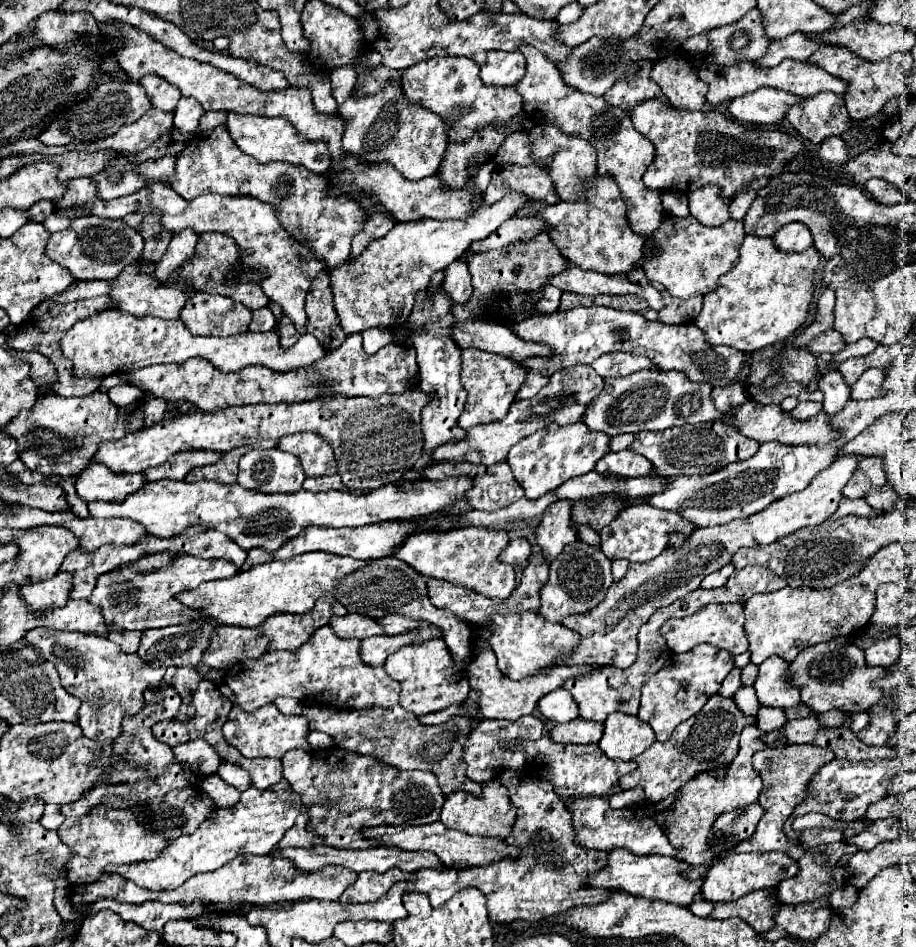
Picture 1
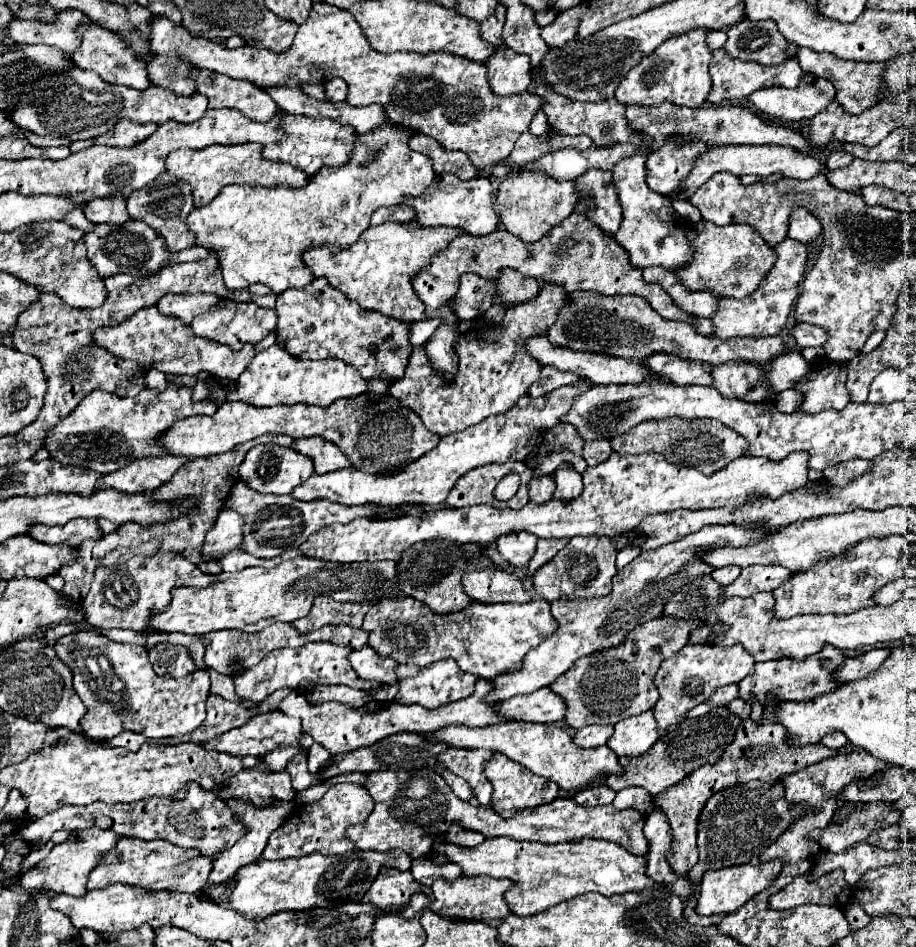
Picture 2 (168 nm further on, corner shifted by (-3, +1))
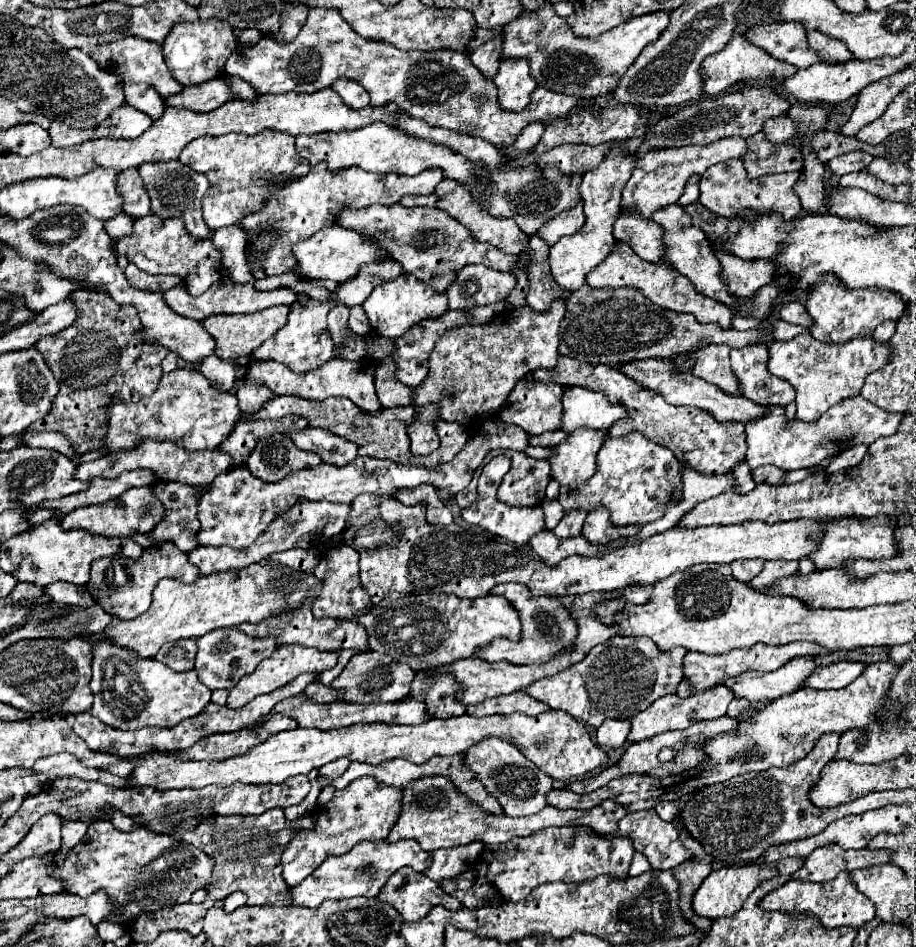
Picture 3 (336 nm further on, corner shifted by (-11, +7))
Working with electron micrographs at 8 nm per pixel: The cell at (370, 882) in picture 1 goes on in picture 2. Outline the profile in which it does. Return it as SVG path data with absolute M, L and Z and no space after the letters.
M383 868L383 872L379 872L373 886L369 888L367 896L363 896L363 902L375 904L381 912L389 914L389 912L399 912L401 908L405 908L411 896L417 892L431 894L431 888L419 884L411 872Z

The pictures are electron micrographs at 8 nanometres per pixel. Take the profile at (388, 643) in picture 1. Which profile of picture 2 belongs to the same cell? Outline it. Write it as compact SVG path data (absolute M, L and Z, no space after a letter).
M365 646L365 648L355 650L355 652L349 654L349 664L361 680L373 680L373 682L389 686L387 690L383 690L383 688L379 688L377 692L369 690L369 694L375 700L385 702L385 700L395 698L395 694L397 694L397 686L395 686L397 676L395 676L395 662L393 660L387 660L385 656L375 656L375 650Z

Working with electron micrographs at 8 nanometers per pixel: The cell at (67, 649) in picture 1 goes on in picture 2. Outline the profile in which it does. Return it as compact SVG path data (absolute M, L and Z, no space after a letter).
M99 632L63 636L55 652L71 668L73 688L87 706L81 726L91 740L109 740L121 732L141 732L155 740L185 736L205 720L205 700L209 696L207 670L195 670L181 680L161 678L153 672L143 646L117 644L99 636Z

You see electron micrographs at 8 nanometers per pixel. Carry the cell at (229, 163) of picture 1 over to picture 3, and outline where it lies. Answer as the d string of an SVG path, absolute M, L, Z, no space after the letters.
M265 130L255 136L229 133L227 136L199 138L183 148L179 160L195 172L205 174L211 182L211 190L203 198L203 218L211 230L231 226L245 214L260 210L269 194L267 186L271 178L281 182L285 178L305 176L311 170L311 164L297 154L295 138L275 130Z

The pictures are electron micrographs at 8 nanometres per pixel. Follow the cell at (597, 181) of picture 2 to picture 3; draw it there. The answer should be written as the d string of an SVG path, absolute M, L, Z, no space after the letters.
M627 210L627 214L619 214L615 220L615 232L613 236L617 240L627 242L639 258L645 258L649 262L663 262L663 242L661 242L661 226L653 220L639 218L639 214Z

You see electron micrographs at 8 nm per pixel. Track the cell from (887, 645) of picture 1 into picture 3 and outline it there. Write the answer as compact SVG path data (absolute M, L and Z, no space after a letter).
M849 660L835 662L835 664L829 664L825 668L819 668L815 674L811 674L807 678L805 686L817 688L817 690L837 690L837 688L845 688L865 668L867 668L865 662L849 662Z

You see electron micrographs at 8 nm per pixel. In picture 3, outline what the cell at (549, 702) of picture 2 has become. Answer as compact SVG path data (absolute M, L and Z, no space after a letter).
M515 692L499 698L491 698L487 702L475 704L467 708L467 714L471 716L491 716L491 714L513 714L523 712L527 716L537 716L551 710L545 702L539 702L537 698L531 698L527 692Z

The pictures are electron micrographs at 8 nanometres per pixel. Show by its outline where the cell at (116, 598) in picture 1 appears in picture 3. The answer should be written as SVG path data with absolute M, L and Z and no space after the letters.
M157 542L151 548L143 550L139 558L125 558L125 556L109 556L109 558L99 558L91 564L91 580L87 582L87 590L95 598L107 614L129 620L137 618L151 606L151 594L161 578L179 578L185 584L191 584L199 578L199 570L187 562L187 554L181 552L175 544L171 542Z

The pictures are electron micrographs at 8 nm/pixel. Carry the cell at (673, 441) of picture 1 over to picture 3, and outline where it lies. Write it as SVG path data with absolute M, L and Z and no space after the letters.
M559 356L557 366L553 370L535 370L531 372L531 376L535 378L535 382L557 382L561 386L585 386L589 390L605 392L611 402L623 404L627 408L627 418L611 426L609 430L611 438L619 438L629 432L641 432L649 440L667 446L679 462L691 466L693 470L705 476L725 474L745 458L747 442L745 442L745 426L741 422L717 422L707 410L671 406L663 400L659 392L639 386L635 380L631 380L619 370L613 370L611 366L591 366L575 358Z

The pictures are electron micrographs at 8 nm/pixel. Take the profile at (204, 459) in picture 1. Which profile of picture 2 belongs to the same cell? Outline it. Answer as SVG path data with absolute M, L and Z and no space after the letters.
M151 456L131 462L127 468L101 476L97 490L117 490L123 494L141 494L153 492L159 484L165 484L183 464L185 456Z

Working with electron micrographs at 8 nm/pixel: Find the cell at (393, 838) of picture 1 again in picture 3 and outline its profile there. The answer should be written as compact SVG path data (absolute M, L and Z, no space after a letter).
M547 828L529 838L513 838L507 844L493 846L491 862L487 864L487 882L495 884L501 896L509 902L521 902L539 884L567 882L581 884L591 882L597 876L629 878L629 864L635 854L629 838L607 838L595 830L583 828Z

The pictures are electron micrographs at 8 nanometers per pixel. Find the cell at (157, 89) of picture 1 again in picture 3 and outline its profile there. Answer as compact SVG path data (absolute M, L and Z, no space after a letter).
M195 20L195 22L181 22L173 26L173 30L167 34L163 42L163 54L171 76L177 78L183 86L189 86L189 84L203 84L209 82L211 78L221 76L223 66L235 46L237 46L237 38L227 22Z

